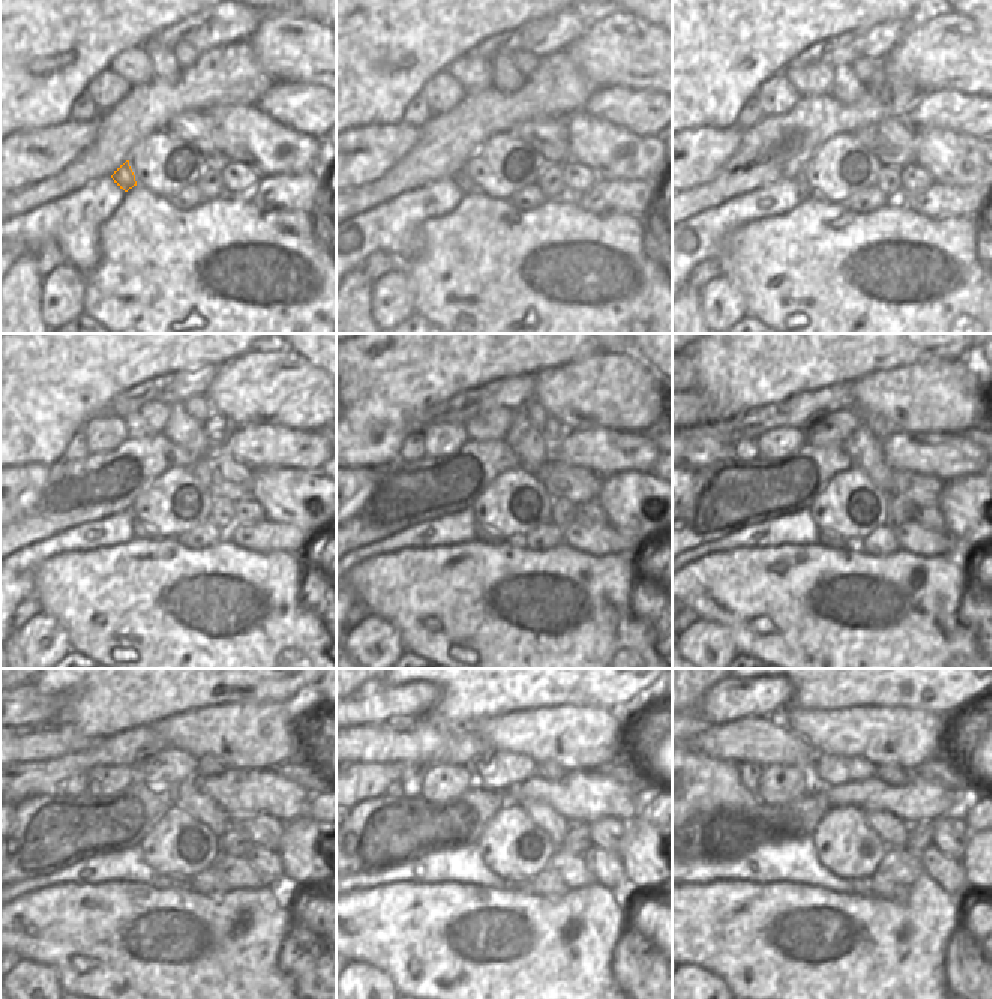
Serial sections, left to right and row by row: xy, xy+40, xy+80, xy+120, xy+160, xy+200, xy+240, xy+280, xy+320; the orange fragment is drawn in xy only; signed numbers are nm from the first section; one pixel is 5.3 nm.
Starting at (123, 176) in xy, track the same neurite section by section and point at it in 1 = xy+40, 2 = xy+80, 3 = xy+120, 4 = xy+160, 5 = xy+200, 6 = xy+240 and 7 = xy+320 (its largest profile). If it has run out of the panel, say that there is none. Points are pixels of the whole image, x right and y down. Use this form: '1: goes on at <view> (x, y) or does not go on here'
1: goes on at xy+40 (462, 180)
2: goes on at xy+80 (806, 191)
3: goes on at xy+120 (141, 531)
4: goes on at xy+160 (482, 534)
5: goes on at xy+200 (826, 539)
6: goes on at xy+240 (161, 881)
7: goes on at xy+320 (862, 887)

